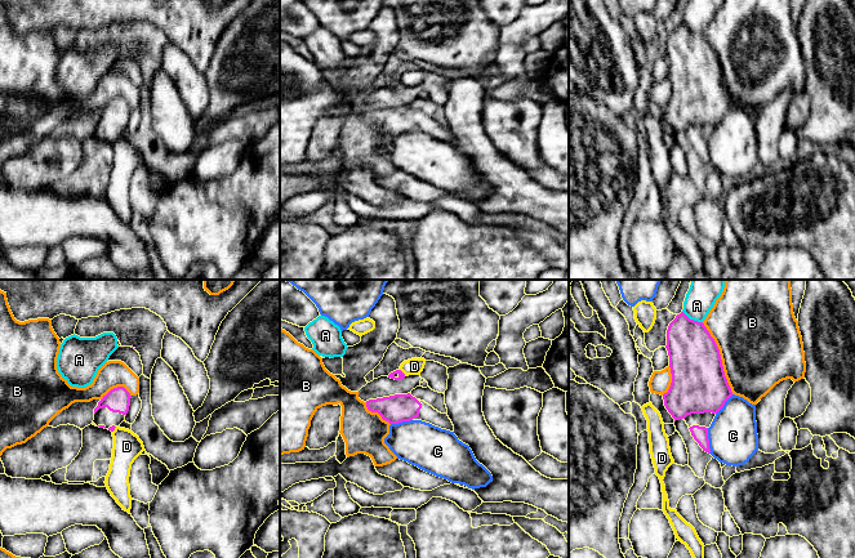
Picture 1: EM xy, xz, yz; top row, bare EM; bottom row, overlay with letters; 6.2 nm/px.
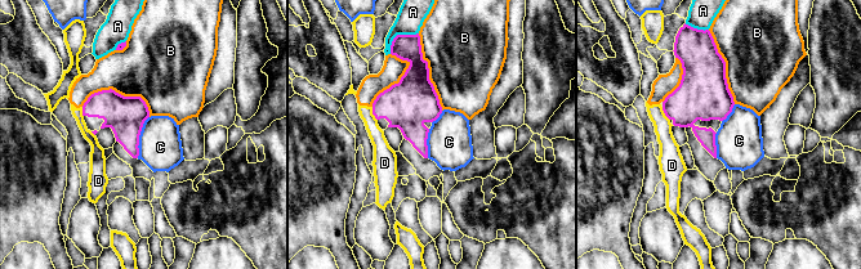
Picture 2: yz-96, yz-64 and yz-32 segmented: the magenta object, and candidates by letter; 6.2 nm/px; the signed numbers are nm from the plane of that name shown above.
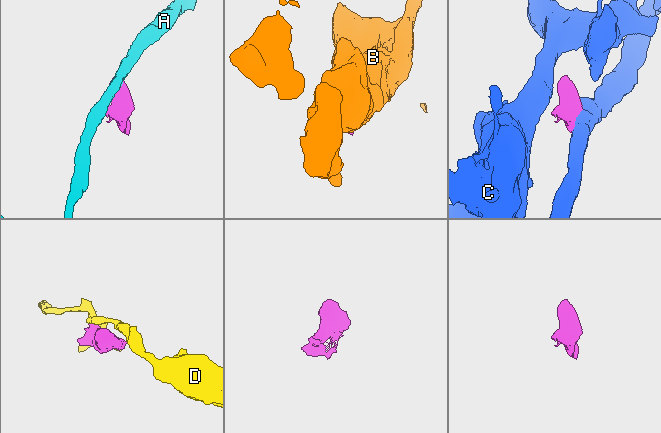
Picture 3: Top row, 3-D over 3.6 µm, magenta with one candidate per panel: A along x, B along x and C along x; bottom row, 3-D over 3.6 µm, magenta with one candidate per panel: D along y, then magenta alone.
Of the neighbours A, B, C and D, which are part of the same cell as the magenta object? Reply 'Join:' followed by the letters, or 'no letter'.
Join: no letter

